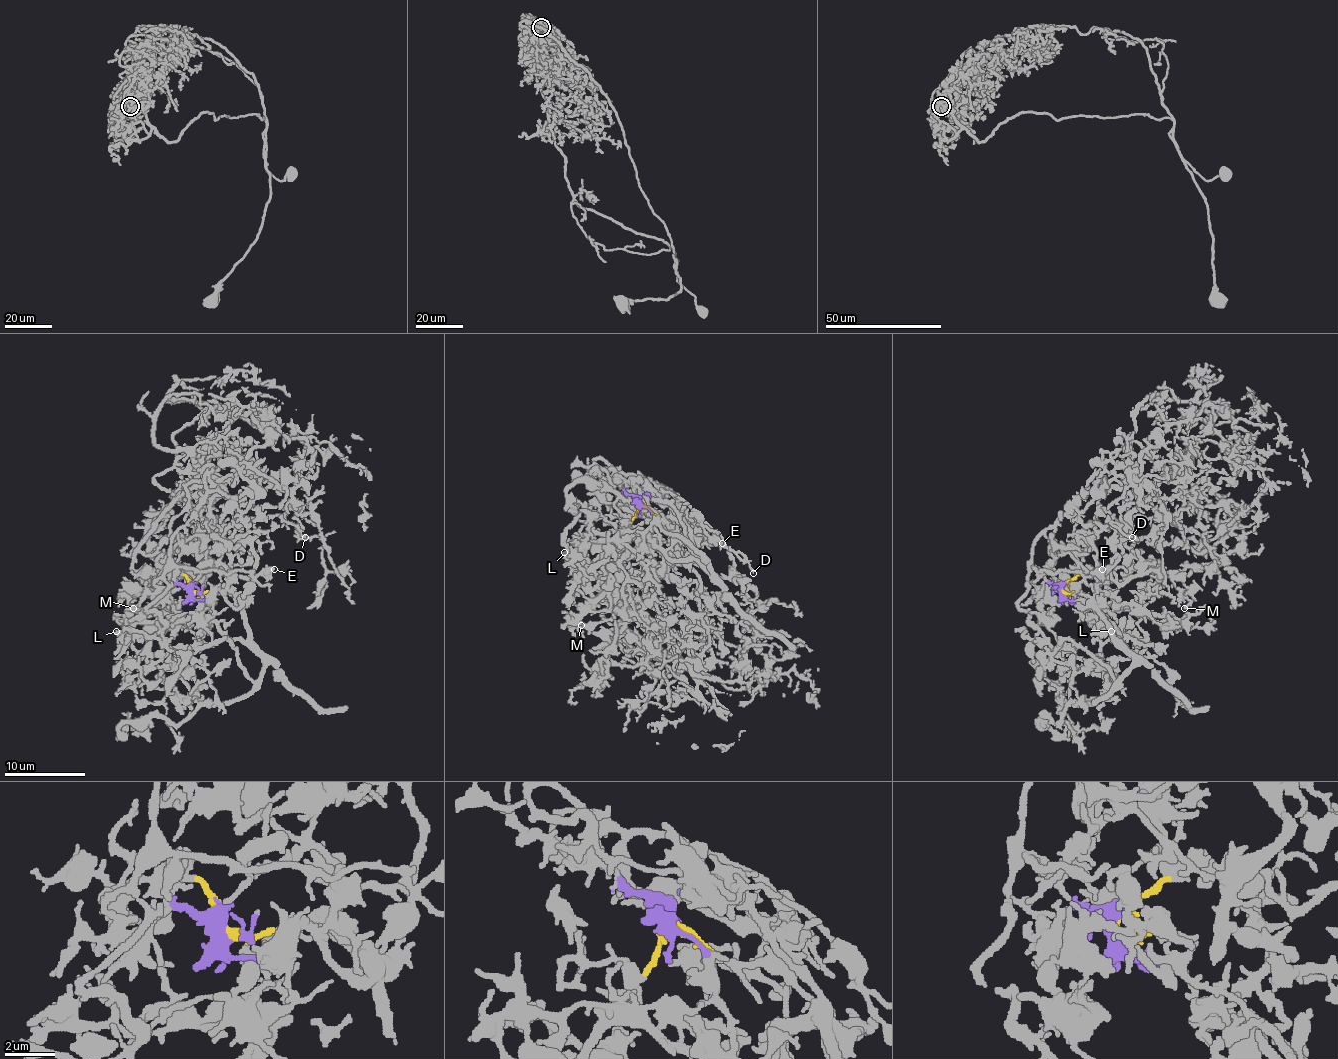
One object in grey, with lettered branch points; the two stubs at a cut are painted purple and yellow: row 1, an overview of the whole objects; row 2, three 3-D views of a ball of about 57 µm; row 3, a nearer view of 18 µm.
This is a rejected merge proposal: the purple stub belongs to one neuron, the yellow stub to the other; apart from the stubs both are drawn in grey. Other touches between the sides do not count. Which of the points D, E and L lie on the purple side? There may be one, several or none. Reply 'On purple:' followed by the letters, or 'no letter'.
On purple: D, L

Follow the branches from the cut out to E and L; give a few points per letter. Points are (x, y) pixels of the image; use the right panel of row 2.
E: (1063, 589), (1079, 575), (1095, 522), (1097, 476), (1039, 538), (1032, 558), (1039, 571), (1091, 577), (1103, 569)
L: (1063, 589), (1071, 601), (1099, 611), (1105, 617), (1095, 617), (1129, 637), (1137, 649), (1111, 631)

